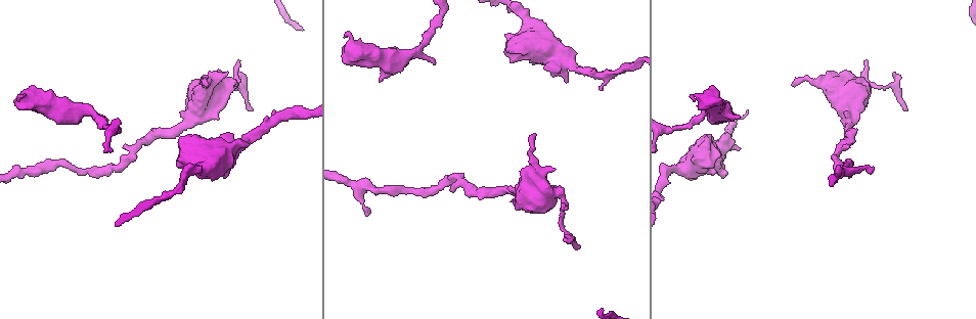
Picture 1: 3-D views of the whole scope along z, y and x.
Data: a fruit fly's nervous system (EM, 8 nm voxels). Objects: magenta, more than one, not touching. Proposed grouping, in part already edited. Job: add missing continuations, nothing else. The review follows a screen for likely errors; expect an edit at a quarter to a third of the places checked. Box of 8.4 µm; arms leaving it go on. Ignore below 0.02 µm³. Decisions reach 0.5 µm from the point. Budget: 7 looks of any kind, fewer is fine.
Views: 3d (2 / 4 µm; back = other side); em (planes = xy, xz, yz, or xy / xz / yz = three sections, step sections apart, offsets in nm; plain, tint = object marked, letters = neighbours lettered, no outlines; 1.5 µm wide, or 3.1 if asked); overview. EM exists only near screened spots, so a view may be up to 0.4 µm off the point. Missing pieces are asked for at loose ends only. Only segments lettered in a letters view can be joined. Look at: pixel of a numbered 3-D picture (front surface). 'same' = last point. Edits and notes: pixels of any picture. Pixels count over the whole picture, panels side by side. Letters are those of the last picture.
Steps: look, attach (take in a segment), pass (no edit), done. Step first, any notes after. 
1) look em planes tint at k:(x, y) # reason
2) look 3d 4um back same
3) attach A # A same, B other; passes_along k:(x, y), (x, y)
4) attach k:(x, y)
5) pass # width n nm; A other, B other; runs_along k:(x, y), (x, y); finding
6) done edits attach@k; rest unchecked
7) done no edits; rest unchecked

look 3d 4um at 1:(251, 109) # thin end

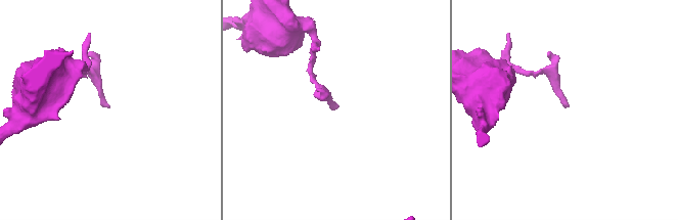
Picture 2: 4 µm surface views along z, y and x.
look em planes plain at 2:(567, 106)

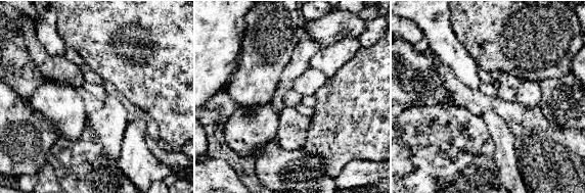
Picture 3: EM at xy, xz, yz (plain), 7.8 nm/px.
look em planes letters same # what lies round it

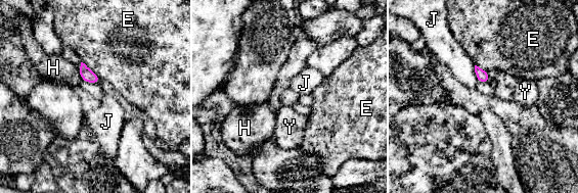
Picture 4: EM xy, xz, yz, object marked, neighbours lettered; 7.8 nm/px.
pass # longest_contact E 200 nm; E other, H other, J other, Y other; border 4:(81, 61), (100, 78); none of them fits

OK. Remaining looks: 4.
look em planes letters at 1:(509, 50) # thick end

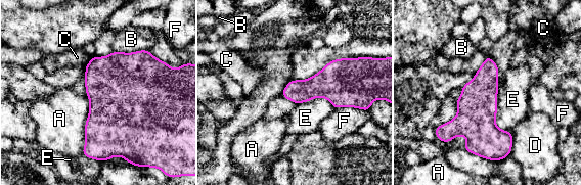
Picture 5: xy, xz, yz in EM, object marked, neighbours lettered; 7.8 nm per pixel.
pass # A other, B other, C other, D other, E other, F other; border 5:(497, 84), (495, 124), (511, 132); none of them fits

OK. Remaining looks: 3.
look em planes letters at 1:(380, 82)

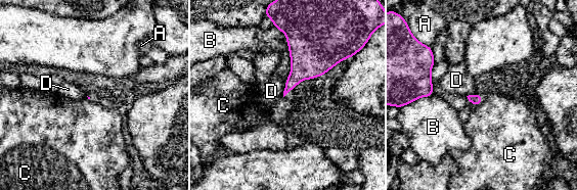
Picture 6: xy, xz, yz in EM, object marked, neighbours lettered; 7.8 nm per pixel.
pass # A other, B other, C other, D other; border 6:(483, 101), (473, 106); no lettered segment goes on from it

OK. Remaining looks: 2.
done no edits; rest unchecked

